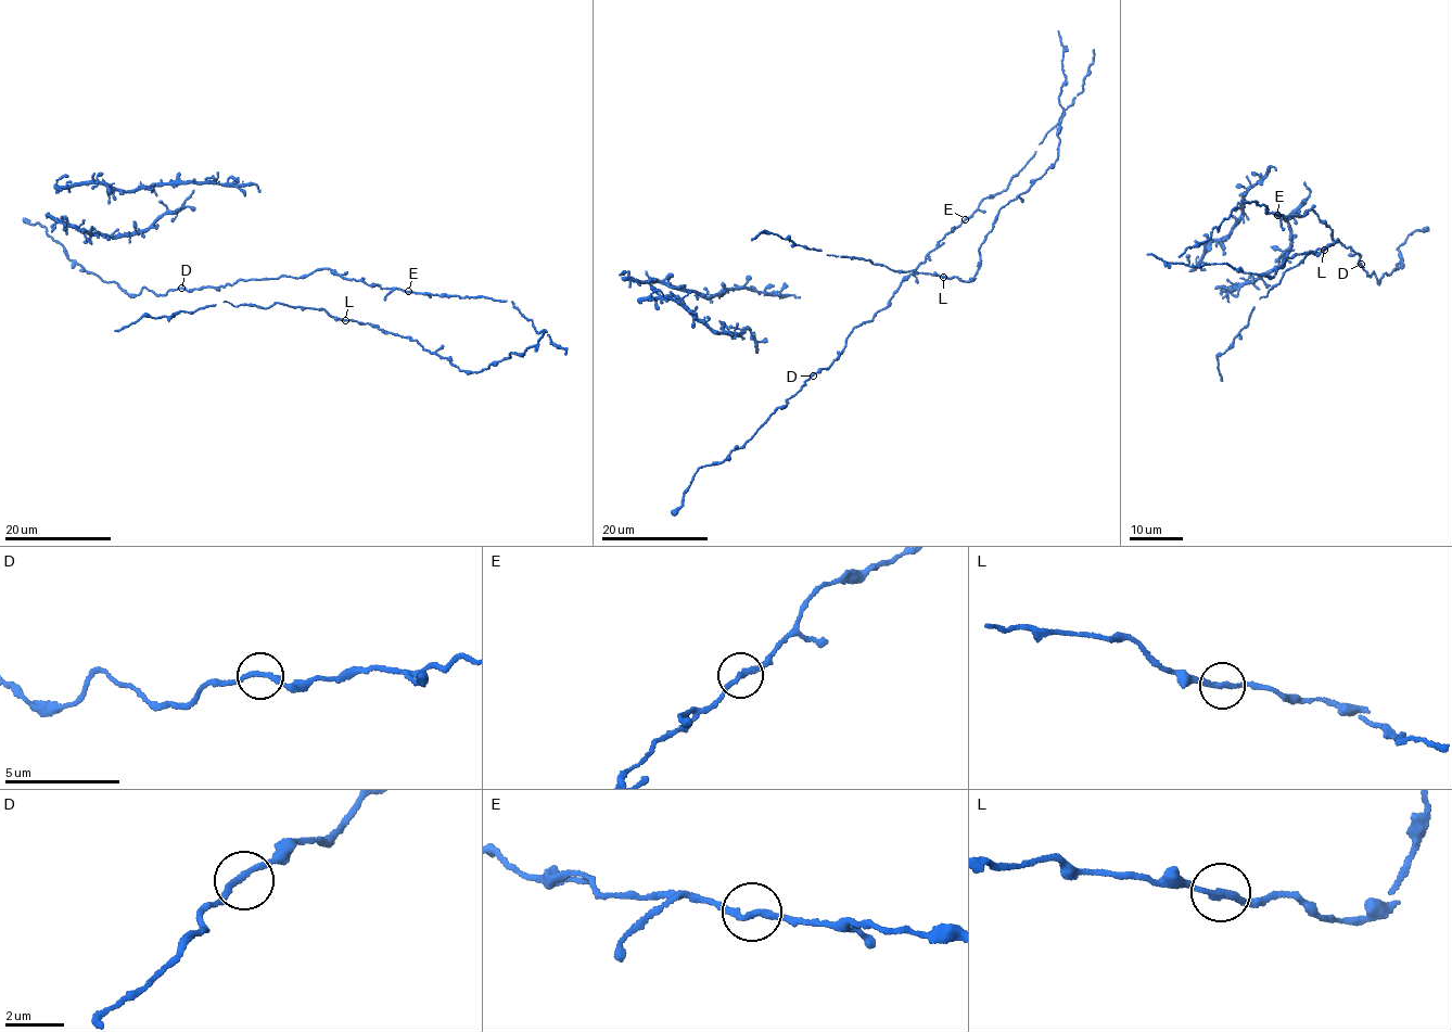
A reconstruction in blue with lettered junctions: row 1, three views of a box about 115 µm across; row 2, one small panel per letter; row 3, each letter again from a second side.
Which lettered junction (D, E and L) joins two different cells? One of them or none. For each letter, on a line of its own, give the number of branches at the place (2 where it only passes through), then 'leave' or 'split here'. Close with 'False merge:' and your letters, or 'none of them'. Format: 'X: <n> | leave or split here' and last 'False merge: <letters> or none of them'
D: 2 | leave
E: 2 | leave
L: 2 | leave
False merge: none of them

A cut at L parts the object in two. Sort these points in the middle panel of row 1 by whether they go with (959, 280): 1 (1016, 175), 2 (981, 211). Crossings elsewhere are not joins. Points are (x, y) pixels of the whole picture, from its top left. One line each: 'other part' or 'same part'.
1: other part
2: other part

